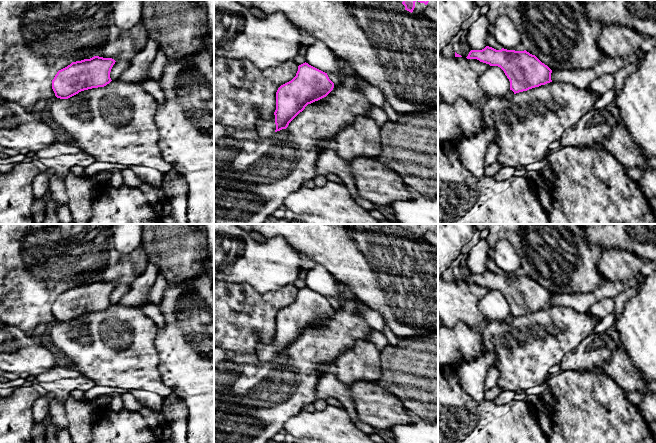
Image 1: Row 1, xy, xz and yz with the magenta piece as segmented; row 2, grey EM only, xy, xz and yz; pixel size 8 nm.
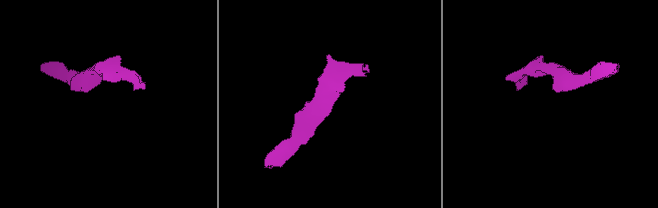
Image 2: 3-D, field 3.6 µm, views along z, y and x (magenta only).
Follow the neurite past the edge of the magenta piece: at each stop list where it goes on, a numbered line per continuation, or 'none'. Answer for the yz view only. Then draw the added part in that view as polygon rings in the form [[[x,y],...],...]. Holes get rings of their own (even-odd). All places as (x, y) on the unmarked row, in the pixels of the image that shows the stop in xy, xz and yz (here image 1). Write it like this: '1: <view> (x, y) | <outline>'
none

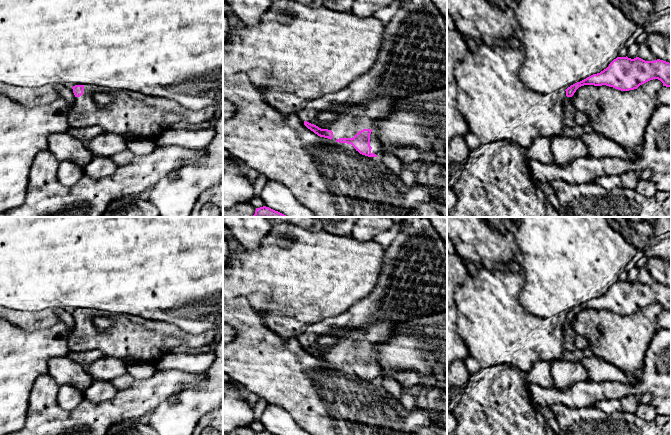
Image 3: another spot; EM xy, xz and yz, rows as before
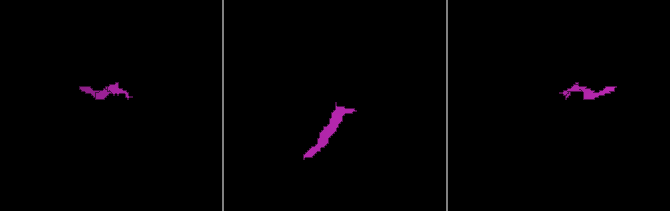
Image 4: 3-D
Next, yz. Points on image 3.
1: yz (572, 340) | [[[565,320],[563,341],[566,351],[573,352],[576,349],[589,348],[589,343],[587,339],[574,330],[572,321]]]

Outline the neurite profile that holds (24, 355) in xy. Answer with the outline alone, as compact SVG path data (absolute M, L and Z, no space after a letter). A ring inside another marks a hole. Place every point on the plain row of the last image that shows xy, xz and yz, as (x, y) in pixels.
M0 319L0 435L11 435L25 426L29 396L36 379L48 373L51 358L69 356L70 329L63 322L36 331L26 331Z

